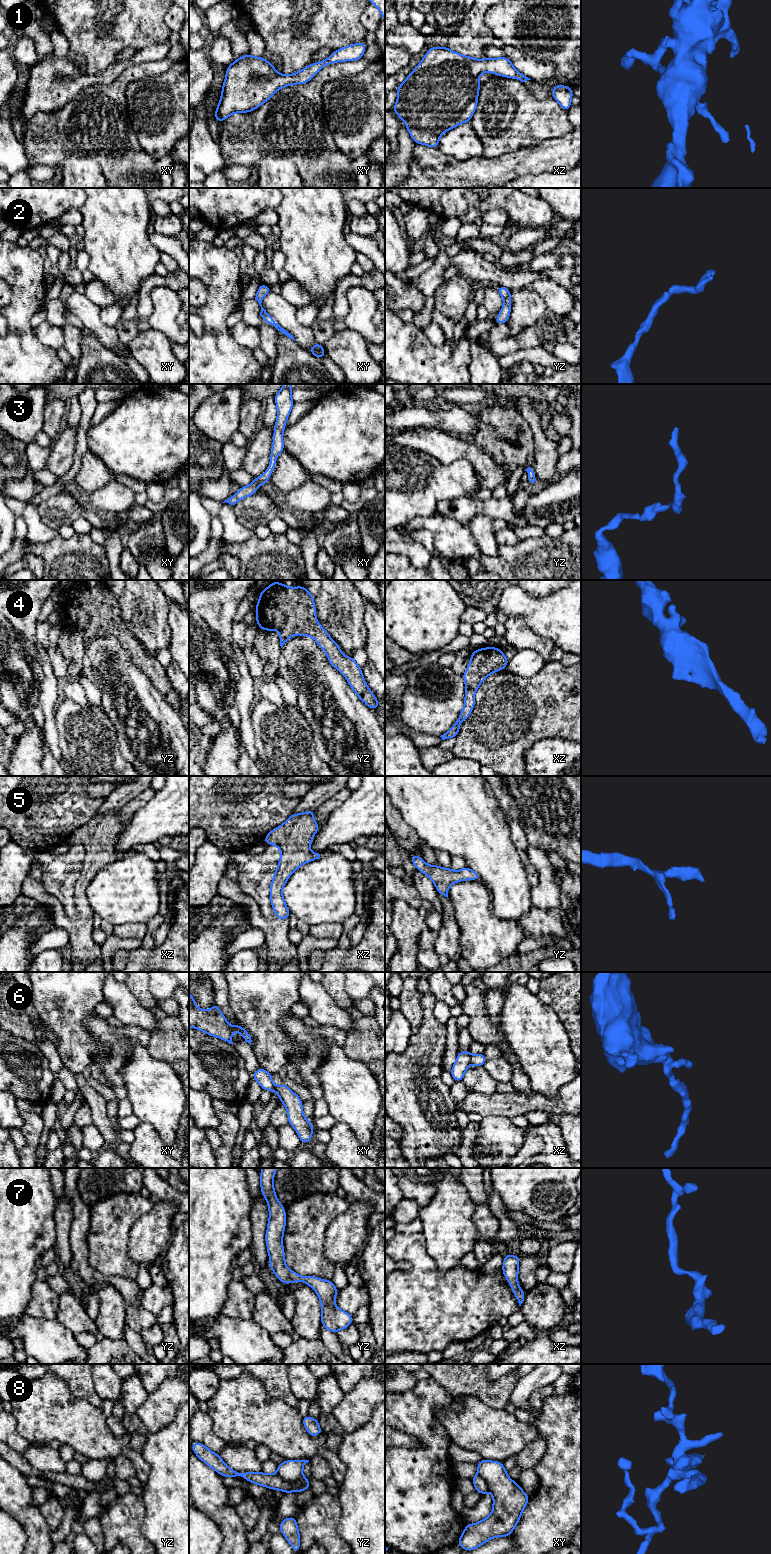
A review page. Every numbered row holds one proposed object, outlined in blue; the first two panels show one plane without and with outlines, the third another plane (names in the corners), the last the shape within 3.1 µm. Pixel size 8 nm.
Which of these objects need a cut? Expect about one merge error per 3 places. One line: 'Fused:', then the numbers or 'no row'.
Fused: 6, 8

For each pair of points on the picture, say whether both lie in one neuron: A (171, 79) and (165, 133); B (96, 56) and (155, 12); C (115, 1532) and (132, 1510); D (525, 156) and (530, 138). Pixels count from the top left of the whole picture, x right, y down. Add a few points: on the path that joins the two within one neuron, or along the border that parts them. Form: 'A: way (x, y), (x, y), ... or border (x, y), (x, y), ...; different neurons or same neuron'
A: way (171, 92), (171, 104), (165, 110), (165, 120); same neuron
B: way (111, 41), (117, 41), (140, 18); same neuron
C: way (119, 1527), (127, 1515); same neuron
D: border (550, 138), (537, 145), (522, 147), (506, 154); different neurons

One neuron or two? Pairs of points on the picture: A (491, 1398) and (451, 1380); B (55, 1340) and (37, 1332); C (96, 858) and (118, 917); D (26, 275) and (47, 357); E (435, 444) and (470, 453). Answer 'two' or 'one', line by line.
A: one
B: one
C: two
D: one
E: one

